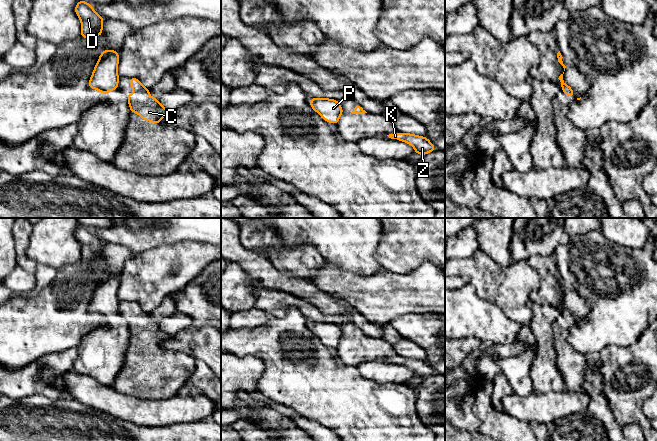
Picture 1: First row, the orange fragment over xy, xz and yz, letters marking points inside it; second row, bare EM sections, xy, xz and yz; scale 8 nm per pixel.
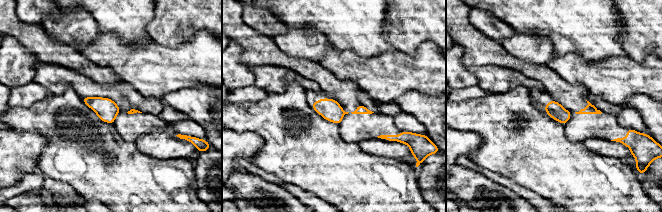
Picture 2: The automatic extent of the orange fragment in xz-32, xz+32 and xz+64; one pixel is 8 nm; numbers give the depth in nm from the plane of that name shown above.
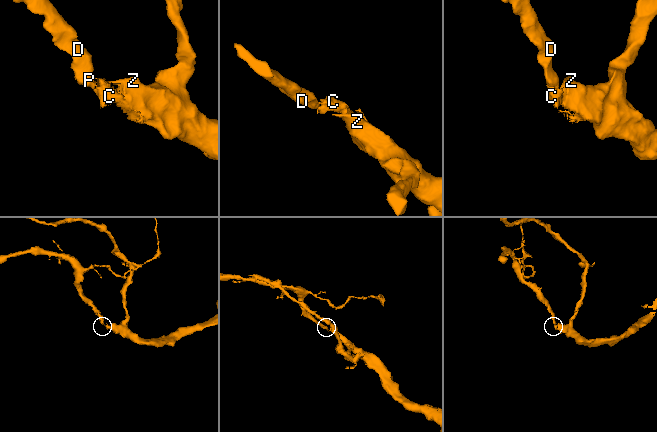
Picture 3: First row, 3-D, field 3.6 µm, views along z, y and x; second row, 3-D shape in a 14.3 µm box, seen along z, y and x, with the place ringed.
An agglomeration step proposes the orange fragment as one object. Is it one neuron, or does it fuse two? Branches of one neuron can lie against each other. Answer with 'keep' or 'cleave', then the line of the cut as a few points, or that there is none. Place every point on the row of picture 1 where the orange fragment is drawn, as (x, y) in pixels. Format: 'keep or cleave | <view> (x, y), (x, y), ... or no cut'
cleave | yz (561, 79), (564, 83)

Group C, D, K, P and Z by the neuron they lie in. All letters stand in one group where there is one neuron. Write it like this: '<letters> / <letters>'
C K Z / D P

